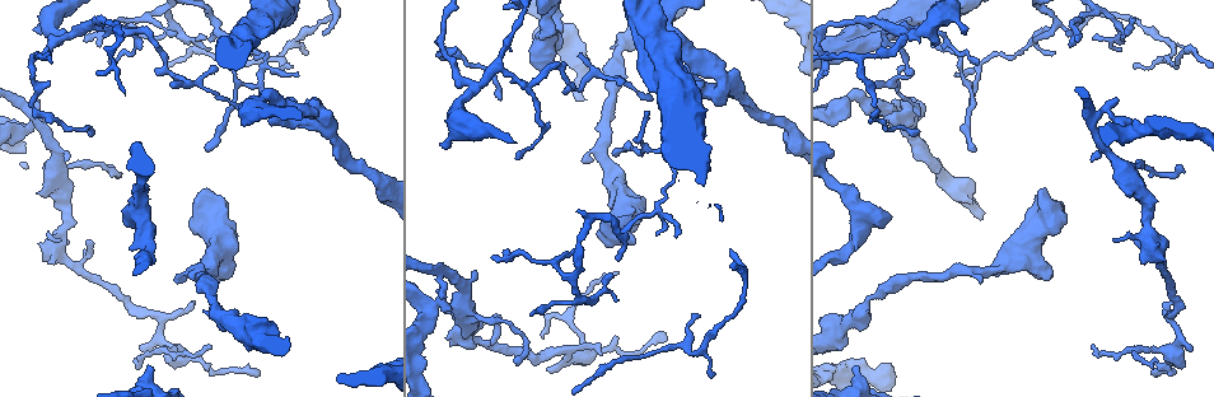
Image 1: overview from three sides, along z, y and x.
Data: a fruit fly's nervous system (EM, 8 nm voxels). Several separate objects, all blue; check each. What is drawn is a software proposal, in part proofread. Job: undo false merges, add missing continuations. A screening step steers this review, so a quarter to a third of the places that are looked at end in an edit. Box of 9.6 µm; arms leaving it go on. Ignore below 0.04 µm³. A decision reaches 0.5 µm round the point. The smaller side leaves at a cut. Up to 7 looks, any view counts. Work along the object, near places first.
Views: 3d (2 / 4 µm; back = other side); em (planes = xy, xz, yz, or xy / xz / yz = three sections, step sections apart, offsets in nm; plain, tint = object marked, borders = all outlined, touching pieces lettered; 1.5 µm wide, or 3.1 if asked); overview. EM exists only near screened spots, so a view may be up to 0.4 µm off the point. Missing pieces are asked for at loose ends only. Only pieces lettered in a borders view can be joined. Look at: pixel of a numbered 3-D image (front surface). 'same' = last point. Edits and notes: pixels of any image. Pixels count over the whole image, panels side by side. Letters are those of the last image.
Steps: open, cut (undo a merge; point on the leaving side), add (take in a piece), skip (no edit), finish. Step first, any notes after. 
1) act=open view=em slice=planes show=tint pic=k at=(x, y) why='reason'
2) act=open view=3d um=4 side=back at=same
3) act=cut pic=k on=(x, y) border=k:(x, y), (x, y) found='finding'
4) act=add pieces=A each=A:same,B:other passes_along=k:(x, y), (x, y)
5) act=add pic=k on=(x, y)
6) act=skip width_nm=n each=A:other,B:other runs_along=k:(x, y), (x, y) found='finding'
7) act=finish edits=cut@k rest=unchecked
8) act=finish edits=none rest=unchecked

act=open view=em slice=xy step=8 show=borders pic=1 at=(977, 276) why='an open end'

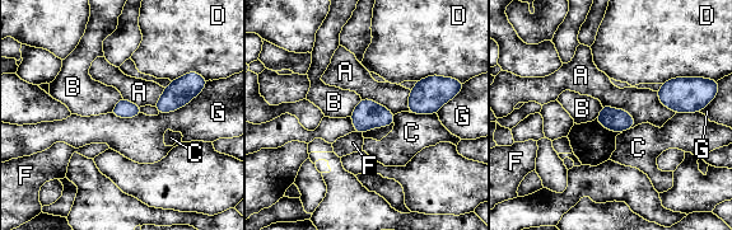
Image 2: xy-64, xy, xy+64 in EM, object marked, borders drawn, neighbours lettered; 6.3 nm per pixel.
act=skip each=A:other,B:other,C:other,D:other,F:other,G:other found='no lettered piece goes on from it'

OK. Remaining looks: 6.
act=open view=3d um=4 pic=1 at=(1180, 165) why='thin end'

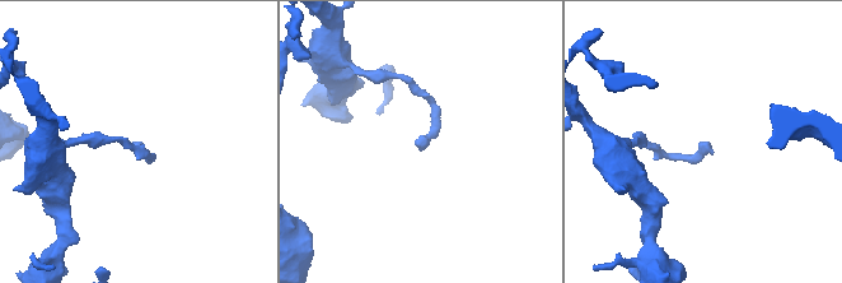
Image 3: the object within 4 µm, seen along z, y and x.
act=open view=em slice=planes show=borders pic=3 at=(707, 142) why='need the tissue'

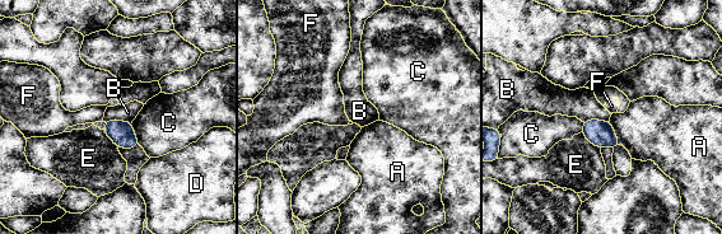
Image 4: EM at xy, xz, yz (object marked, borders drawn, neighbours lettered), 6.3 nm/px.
act=skip each=A:other,B:other,C:other,D:other,E:other,F:other border=4:(131, 121), (107, 120), (105, 122) found='no lettered piece goes on from it'

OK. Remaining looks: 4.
act=open view=em slice=planes show=plain pic=1 at=(1134, 18) why='tapers out'

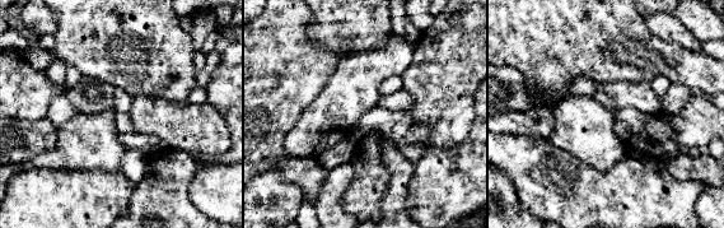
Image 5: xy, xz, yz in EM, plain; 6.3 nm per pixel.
act=open view=em slice=planes show=borders at=same

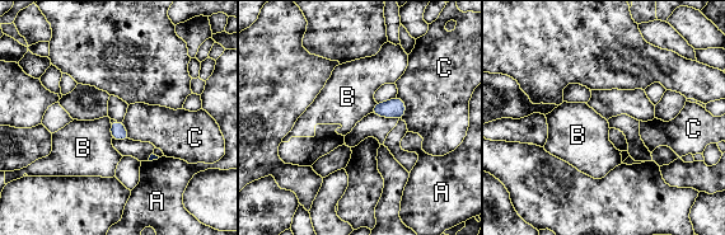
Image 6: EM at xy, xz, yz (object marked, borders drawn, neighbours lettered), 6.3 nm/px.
act=skip each=A:other,B:other,C:other found='none of them fits'

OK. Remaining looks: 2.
act=finish edits=none rest=unchecked

